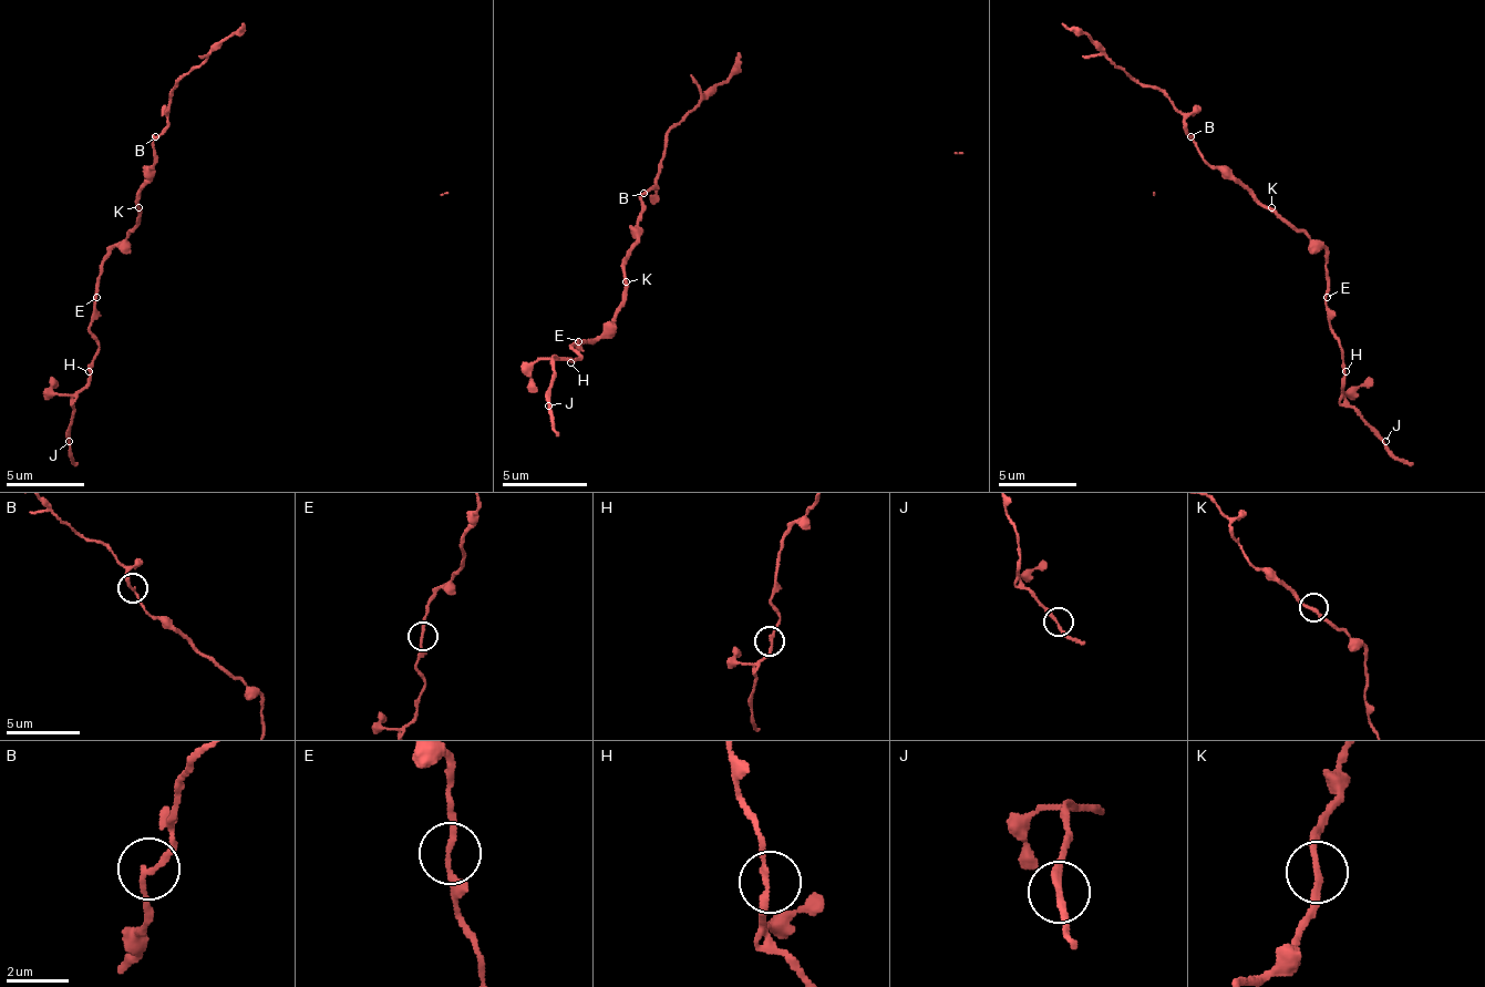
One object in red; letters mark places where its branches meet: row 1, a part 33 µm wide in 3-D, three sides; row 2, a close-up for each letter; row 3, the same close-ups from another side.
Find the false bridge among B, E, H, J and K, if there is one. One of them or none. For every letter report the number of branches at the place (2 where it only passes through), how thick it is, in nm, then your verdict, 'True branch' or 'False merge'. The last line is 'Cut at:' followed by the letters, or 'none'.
B: Branches: 2. Thickness 180 nm. False merge
E: Branches: 2. Thickness 180 nm. True branch
H: Branches: 2. Thickness 180 nm. True branch
J: Branches: 2. Thickness 220 nm. True branch
K: Branches: 2. Thickness 190 nm. True branch
Cut at: B

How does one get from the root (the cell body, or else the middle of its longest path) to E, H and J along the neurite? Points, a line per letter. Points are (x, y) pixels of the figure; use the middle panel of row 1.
E: (642, 196), (642, 235), (626, 260), (626, 302), (617, 311), (617, 320), (596, 341), (578, 341)
H: (642, 196), (642, 235), (626, 260), (626, 302), (596, 341), (570, 346), (578, 355), (570, 362)
J: (642, 196), (642, 235), (626, 260), (626, 302), (596, 341), (570, 346), (578, 358), (553, 362), (548, 405)

